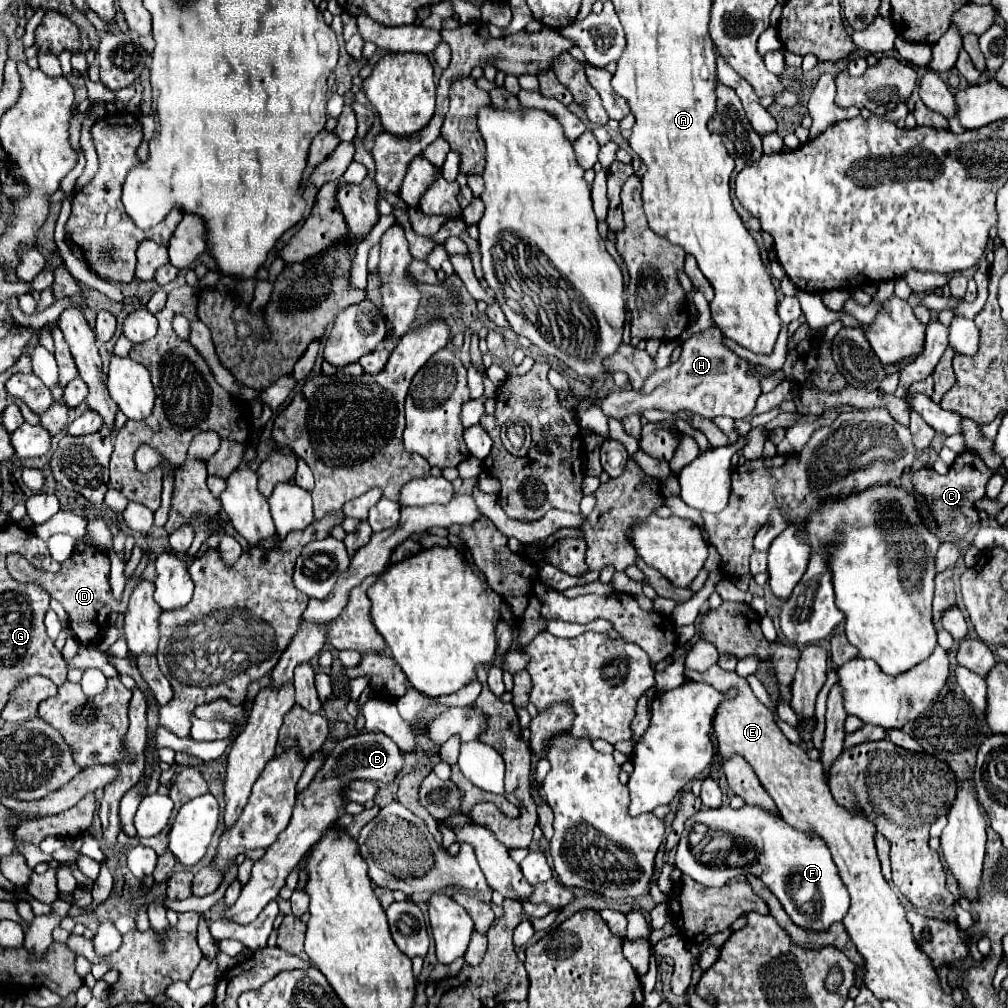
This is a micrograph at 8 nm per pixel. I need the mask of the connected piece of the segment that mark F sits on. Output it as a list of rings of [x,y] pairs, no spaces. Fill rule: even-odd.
[[[727,805],[717,809],[699,809],[693,817],[685,821],[687,825],[685,831],[691,831],[693,823],[705,823],[711,829],[731,833],[733,837],[741,837],[751,847],[755,847],[755,863],[745,867],[707,867],[699,863],[693,857],[693,853],[677,853],[675,867],[679,867],[681,873],[693,877],[701,885],[721,887],[729,879],[733,879],[737,871],[755,873],[781,901],[783,909],[793,919],[793,923],[809,931],[827,931],[833,923],[843,921],[843,915],[847,915],[847,907],[849,907],[847,889],[843,887],[843,881],[839,879],[839,871],[835,871],[831,853],[827,851],[825,843],[819,837],[813,839],[811,835],[801,833],[793,829],[791,825],[787,825],[781,817],[773,817],[761,807],[749,807],[749,805],[741,809],[731,809]]]

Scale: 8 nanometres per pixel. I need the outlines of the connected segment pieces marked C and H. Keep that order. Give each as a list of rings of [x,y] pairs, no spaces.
[[[965,451],[961,455],[957,455],[957,459],[953,461],[953,465],[949,467],[949,473],[947,475],[937,475],[933,469],[929,467],[923,467],[923,469],[917,469],[913,471],[913,491],[917,495],[923,497],[925,503],[931,505],[931,513],[937,521],[937,525],[949,525],[953,527],[953,537],[957,537],[957,541],[963,541],[969,531],[973,527],[979,525],[979,511],[975,509],[975,503],[985,499],[985,485],[987,481],[995,475],[1007,475],[1005,469],[989,469],[983,459],[979,459],[977,453],[971,453],[971,451]]]
[[[715,325],[703,333],[691,335],[689,339],[685,339],[677,363],[671,363],[669,367],[655,371],[645,381],[641,391],[633,391],[633,389],[611,391],[601,401],[603,413],[607,417],[623,421],[631,413],[643,415],[643,411],[647,409],[659,409],[671,415],[685,409],[693,415],[701,415],[707,419],[715,419],[721,415],[731,419],[745,419],[755,409],[757,397],[761,395],[761,387],[759,387],[761,379],[755,379],[755,375],[747,371],[747,361],[741,359],[737,353],[733,353],[723,341],[725,335]]]

